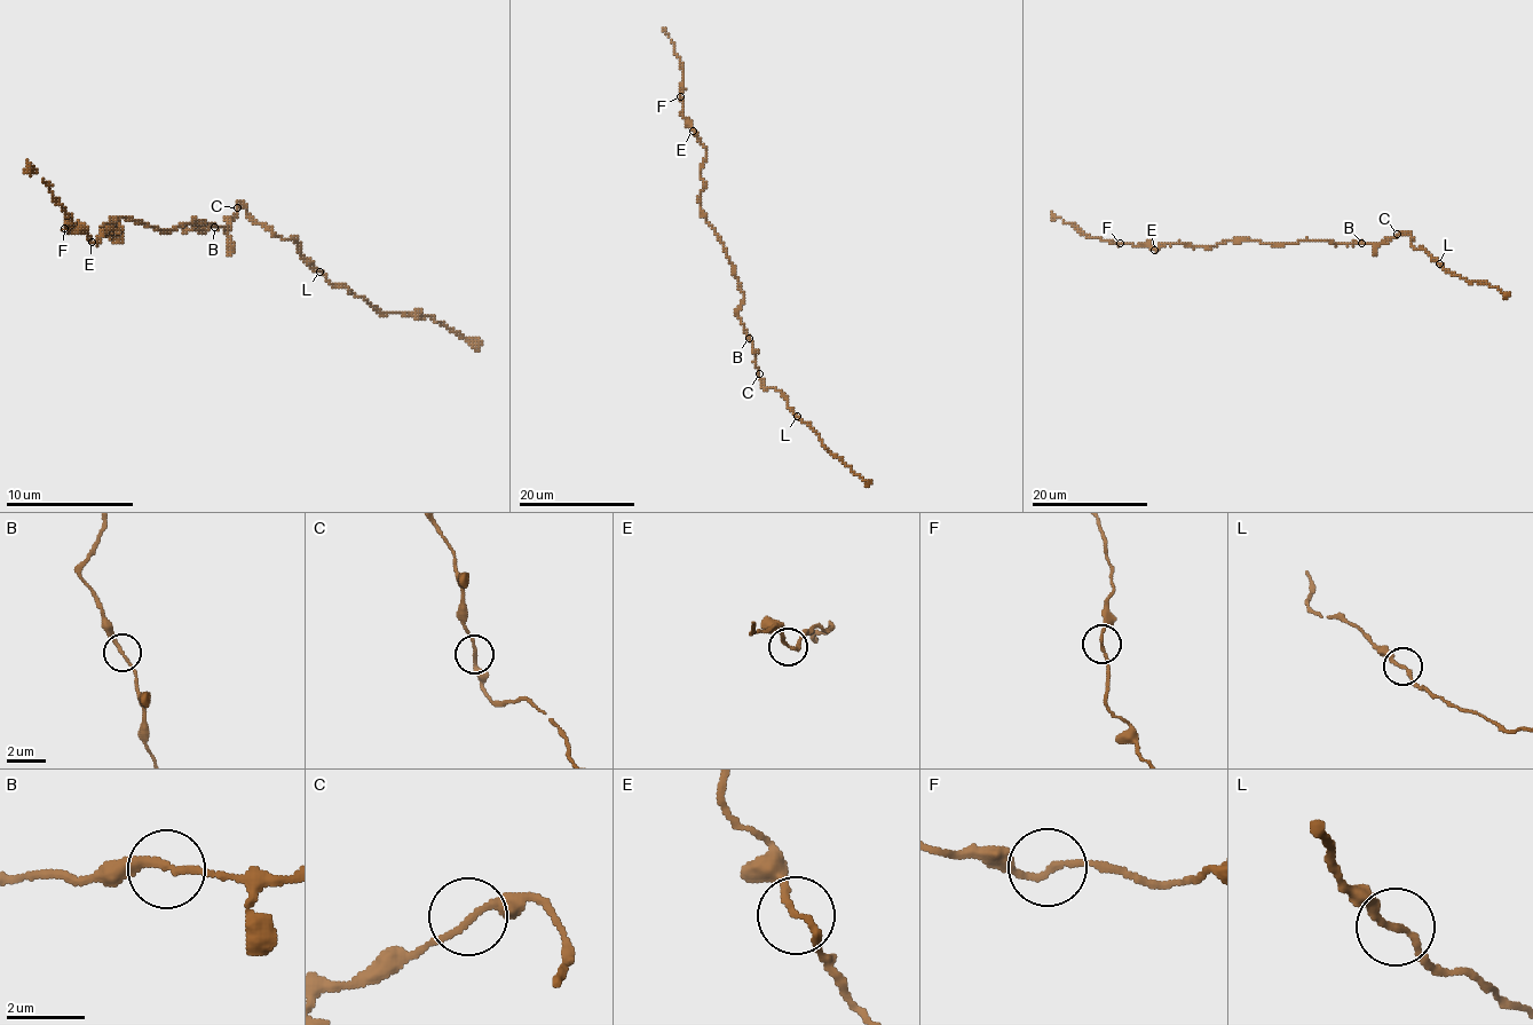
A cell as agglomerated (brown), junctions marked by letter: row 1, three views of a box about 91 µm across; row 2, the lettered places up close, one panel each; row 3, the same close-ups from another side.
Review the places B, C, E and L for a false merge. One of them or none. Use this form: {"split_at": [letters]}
{"split_at": []}

